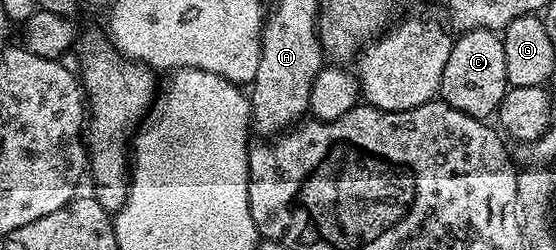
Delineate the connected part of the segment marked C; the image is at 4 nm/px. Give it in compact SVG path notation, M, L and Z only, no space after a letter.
M467 30L456 35L451 56L447 56L447 68L443 68L443 80L439 91L440 101L451 104L467 116L489 120L496 115L505 91L510 89L507 80L507 64L503 60L501 34L496 30Z

